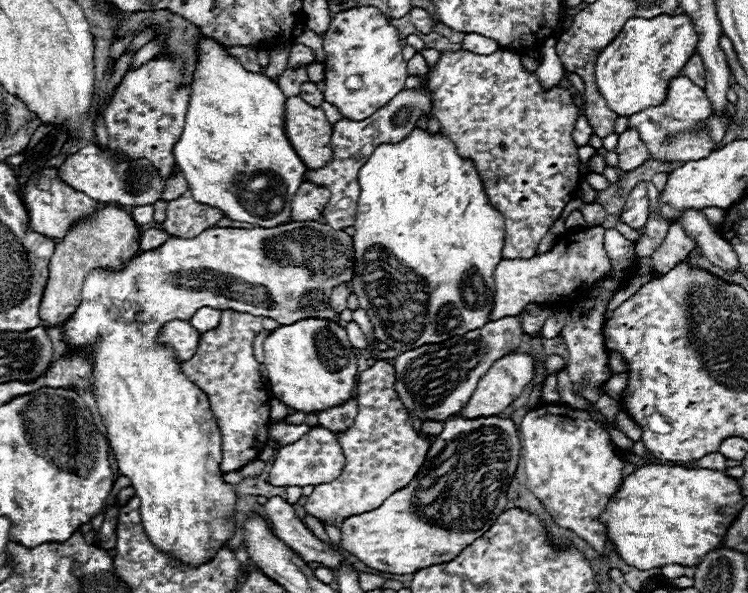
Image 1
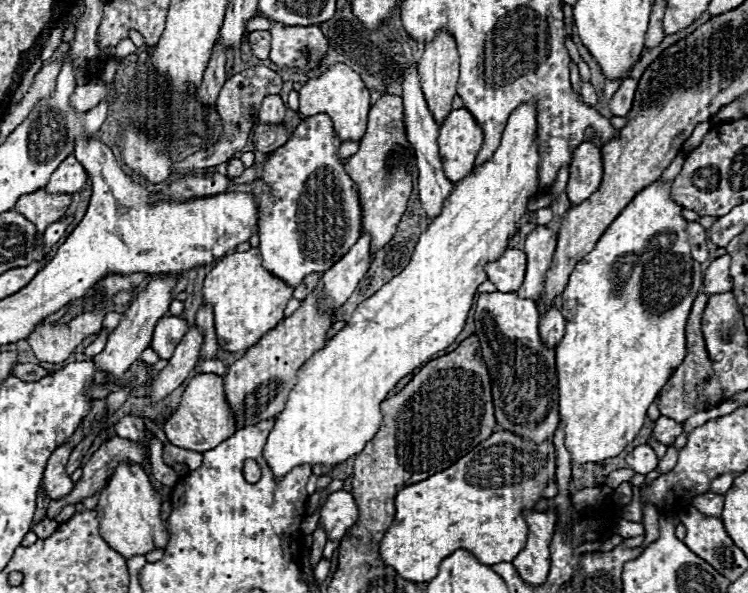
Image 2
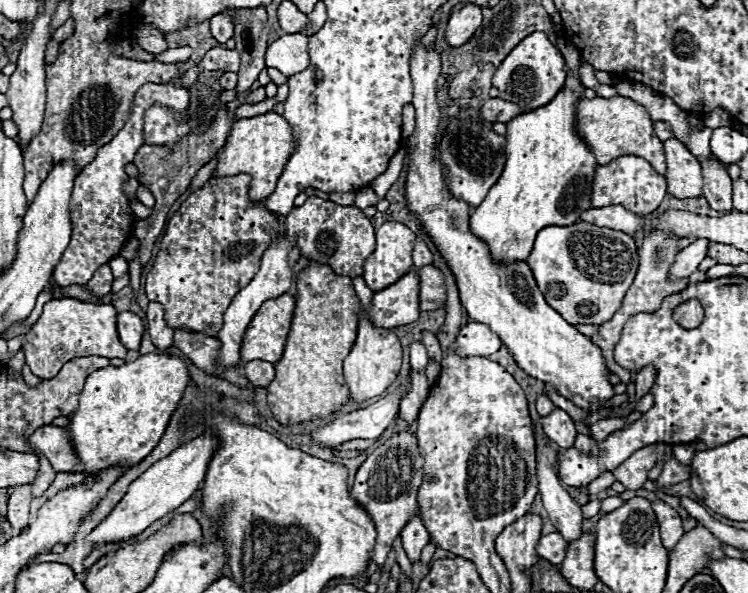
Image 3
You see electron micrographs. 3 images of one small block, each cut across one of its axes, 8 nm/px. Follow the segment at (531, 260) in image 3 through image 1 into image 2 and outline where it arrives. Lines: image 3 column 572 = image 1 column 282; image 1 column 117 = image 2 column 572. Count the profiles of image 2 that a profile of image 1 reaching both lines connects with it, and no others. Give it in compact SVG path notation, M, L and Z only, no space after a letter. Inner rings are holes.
M656 180L640 190L606 228L594 250L576 264L562 294L566 334L556 346L556 370L560 418L566 424L564 444L576 464L618 456L636 438L648 406L684 360L684 328L702 286L702 268L700 262L692 260L686 234L688 220L682 216L682 206L672 200L670 188L672 182Z

